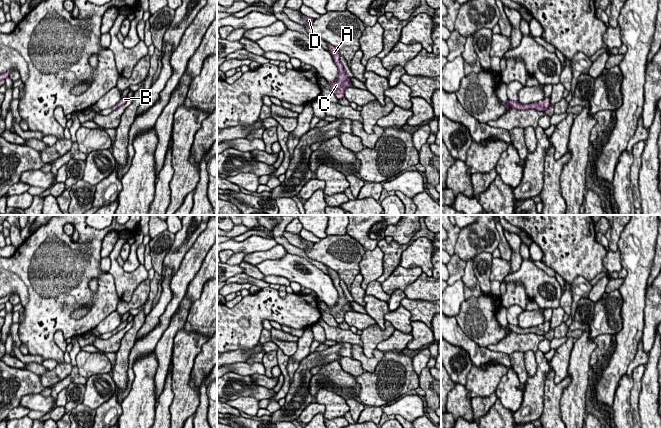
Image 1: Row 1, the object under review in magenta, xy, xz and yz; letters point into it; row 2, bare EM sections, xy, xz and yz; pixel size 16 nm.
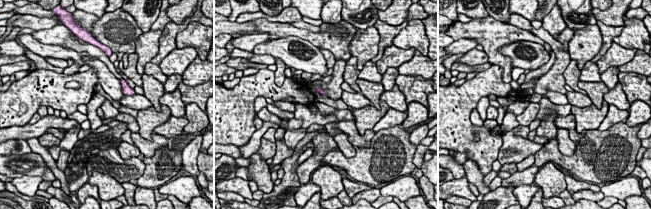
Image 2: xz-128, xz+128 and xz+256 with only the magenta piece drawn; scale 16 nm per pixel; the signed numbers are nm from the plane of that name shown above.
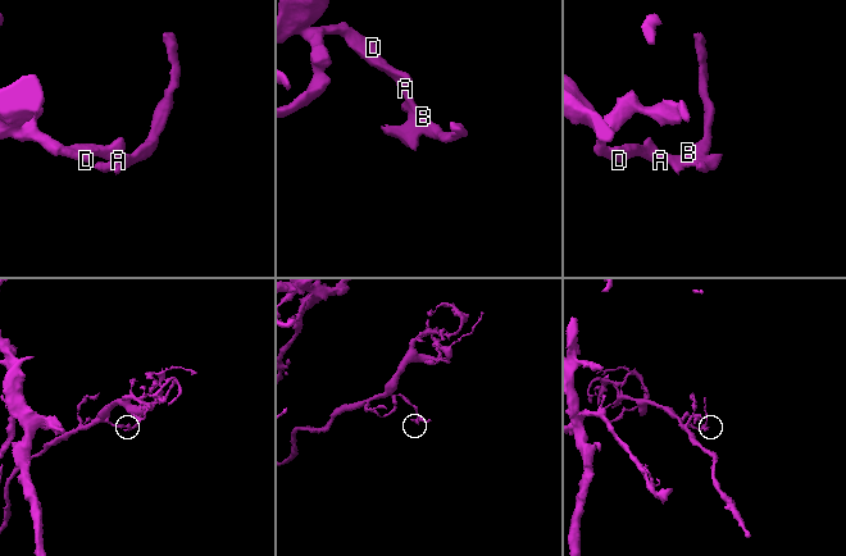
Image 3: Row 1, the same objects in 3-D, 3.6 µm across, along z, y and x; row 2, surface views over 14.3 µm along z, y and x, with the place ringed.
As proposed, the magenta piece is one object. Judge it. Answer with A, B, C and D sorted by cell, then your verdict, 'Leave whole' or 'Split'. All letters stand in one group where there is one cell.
Groups: A B C D. Leave whole

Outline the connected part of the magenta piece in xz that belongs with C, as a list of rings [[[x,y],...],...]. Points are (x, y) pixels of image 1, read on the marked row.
[[[327,43],[329,47],[329,52],[333,57],[334,63],[336,64],[338,68],[338,77],[333,82],[328,82],[328,85],[330,87],[330,90],[334,93],[336,98],[339,100],[344,97],[344,90],[347,87],[353,87],[350,81],[350,77],[348,77],[344,71],[343,65],[340,62],[340,54],[336,47],[331,45],[330,43]]]

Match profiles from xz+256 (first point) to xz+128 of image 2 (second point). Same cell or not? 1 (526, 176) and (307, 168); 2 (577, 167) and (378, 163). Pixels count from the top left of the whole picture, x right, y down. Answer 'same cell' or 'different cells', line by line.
1: same cell
2: same cell

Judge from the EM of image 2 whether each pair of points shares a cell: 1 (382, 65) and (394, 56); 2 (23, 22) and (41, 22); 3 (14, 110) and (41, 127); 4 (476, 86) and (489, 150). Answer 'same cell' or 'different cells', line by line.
1: same cell
2: same cell
3: different cells
4: same cell

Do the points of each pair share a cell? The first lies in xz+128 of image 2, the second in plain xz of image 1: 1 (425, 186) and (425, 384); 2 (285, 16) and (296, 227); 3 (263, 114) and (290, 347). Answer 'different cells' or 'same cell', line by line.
1: same cell
2: same cell
3: same cell

